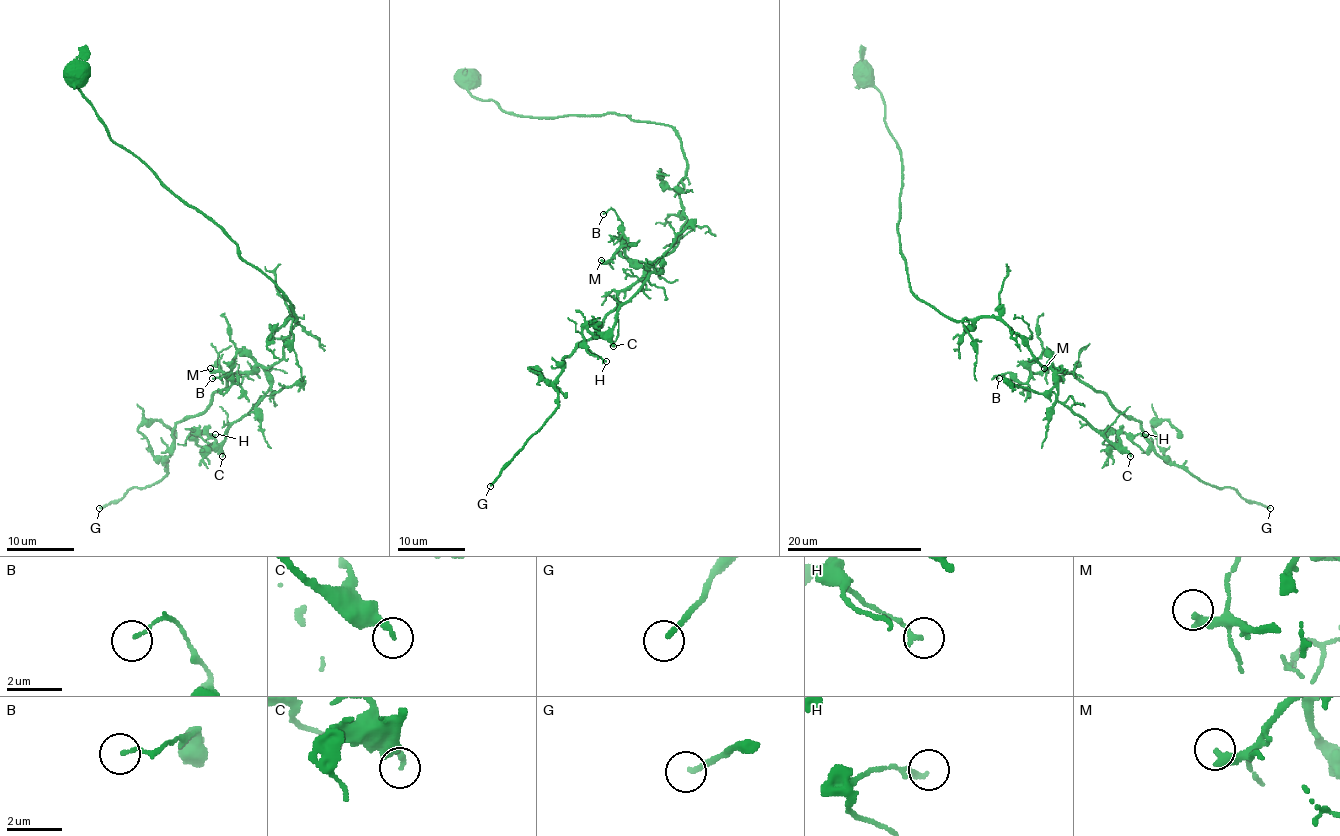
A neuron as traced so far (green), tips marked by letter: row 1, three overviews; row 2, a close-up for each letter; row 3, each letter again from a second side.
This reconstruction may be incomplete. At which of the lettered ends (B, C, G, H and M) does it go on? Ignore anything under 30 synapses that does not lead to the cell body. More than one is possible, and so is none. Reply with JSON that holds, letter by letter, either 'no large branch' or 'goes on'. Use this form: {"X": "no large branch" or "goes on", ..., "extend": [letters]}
{"B": "no large branch", "C": "no large branch", "G": "goes on", "H": "no large branch", "M": "goes on", "extend": ["G", "M"]}

